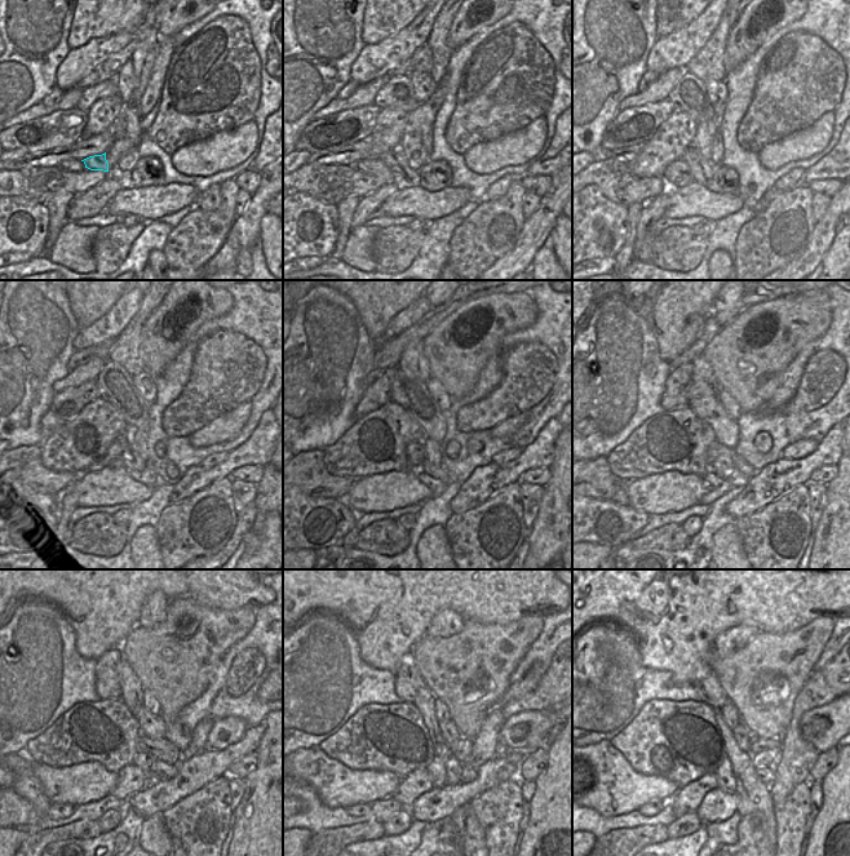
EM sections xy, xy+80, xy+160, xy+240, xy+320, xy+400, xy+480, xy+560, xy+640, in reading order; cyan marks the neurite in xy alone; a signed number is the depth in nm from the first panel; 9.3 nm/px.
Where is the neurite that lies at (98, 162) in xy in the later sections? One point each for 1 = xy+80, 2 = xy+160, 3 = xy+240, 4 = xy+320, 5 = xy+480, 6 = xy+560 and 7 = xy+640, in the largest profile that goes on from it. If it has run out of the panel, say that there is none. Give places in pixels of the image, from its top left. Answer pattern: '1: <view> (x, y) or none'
1: xy+80 (395, 160)
2: xy+160 (702, 169)
3: xy+240 (132, 461)
4: xy+320 (438, 473)
5: xy+480 (163, 771)
6: xy+560 (469, 774)
7: xy+640 (766, 775)

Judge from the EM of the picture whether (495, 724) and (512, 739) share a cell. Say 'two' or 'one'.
two

